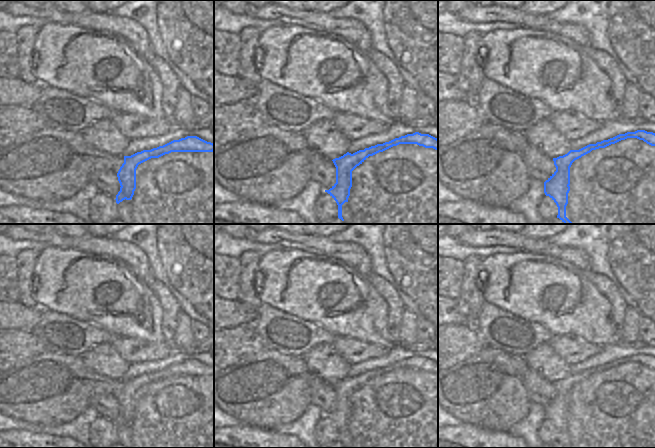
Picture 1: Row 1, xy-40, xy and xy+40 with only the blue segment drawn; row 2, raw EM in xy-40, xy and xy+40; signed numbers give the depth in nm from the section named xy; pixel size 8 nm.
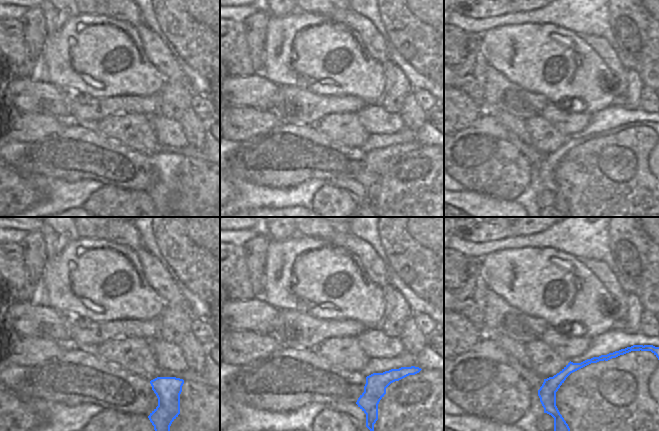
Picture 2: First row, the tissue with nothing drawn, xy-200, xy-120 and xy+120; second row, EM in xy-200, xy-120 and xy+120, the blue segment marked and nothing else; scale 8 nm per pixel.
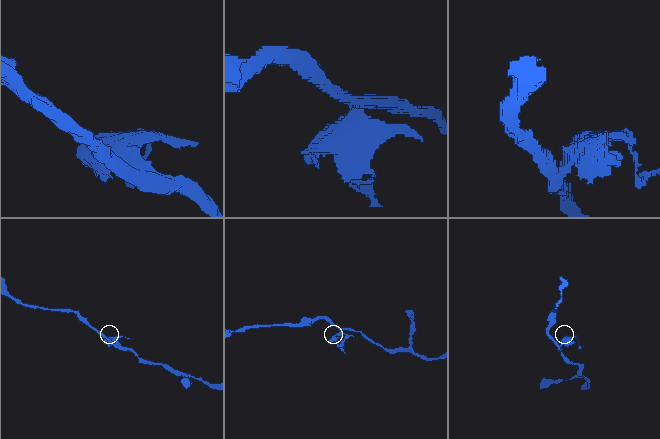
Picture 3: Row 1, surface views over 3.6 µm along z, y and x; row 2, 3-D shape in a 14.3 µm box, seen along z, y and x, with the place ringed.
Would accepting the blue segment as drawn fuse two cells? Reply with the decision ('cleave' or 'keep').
cleave

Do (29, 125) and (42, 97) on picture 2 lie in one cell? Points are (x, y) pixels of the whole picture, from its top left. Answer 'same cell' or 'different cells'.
different cells

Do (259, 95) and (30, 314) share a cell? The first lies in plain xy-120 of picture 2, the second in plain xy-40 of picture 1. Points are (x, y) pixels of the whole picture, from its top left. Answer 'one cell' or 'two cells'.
one cell

